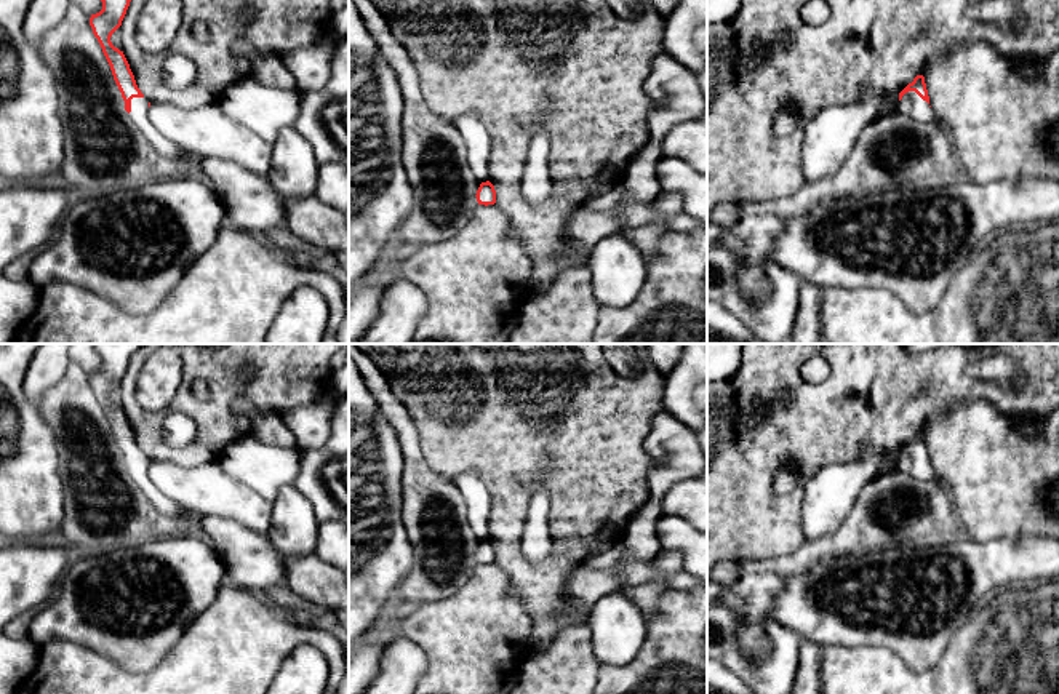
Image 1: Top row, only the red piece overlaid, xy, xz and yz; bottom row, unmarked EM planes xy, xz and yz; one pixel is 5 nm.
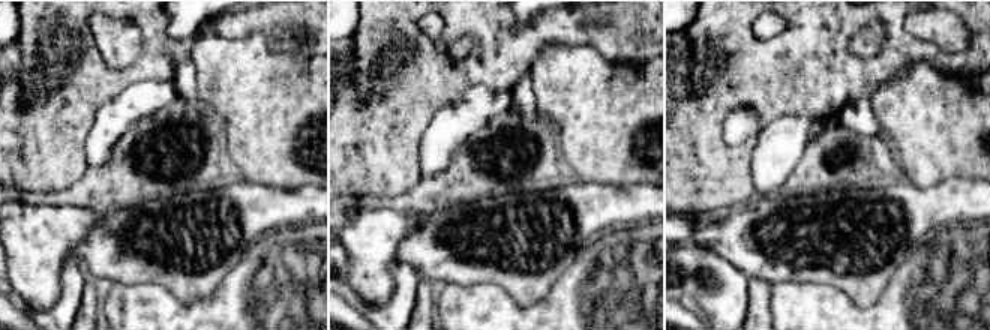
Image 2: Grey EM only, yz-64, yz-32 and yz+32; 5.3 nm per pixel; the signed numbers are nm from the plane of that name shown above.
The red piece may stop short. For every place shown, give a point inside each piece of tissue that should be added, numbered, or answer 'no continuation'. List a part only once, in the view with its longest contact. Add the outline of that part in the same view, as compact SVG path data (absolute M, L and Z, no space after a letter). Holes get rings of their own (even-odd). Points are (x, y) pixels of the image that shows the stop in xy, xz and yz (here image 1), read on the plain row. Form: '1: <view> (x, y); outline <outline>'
1: yz (911, 462); outline M915 449L905 451L896 465L913 478L934 477L934 470L929 462L923 459Z

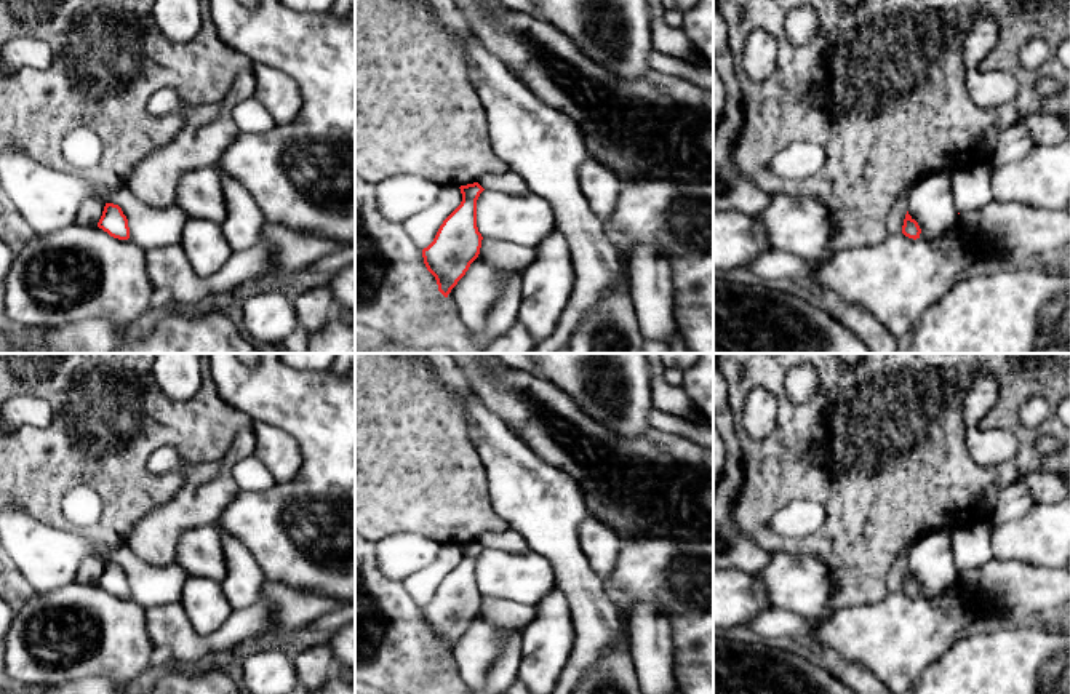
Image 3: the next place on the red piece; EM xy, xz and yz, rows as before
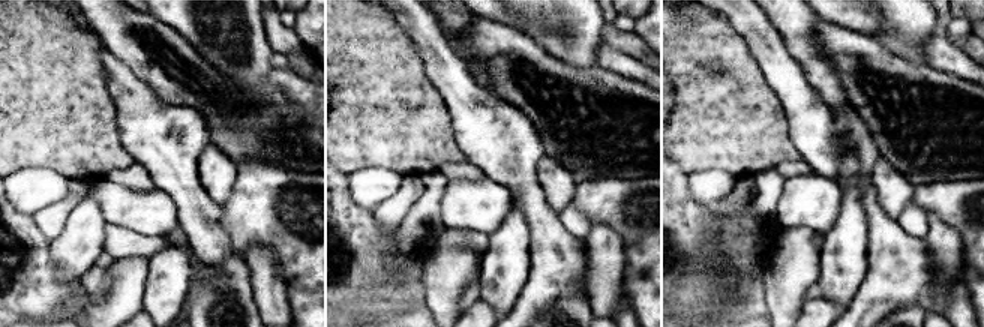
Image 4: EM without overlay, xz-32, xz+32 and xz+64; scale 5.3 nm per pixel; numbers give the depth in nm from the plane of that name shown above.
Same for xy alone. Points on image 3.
no continuation

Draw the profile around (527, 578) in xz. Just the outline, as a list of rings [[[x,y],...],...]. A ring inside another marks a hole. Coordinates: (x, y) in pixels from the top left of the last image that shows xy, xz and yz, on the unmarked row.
[[[485,547],[477,558],[477,585],[483,596],[536,606],[552,590],[553,571],[549,560],[531,548],[509,553]]]

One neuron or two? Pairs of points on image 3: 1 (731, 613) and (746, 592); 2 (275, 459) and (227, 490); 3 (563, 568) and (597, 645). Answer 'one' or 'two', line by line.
1: one
2: two
3: one

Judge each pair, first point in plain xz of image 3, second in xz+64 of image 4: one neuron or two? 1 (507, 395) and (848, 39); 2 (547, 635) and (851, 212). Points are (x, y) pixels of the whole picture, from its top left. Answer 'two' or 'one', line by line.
1: one
2: one

